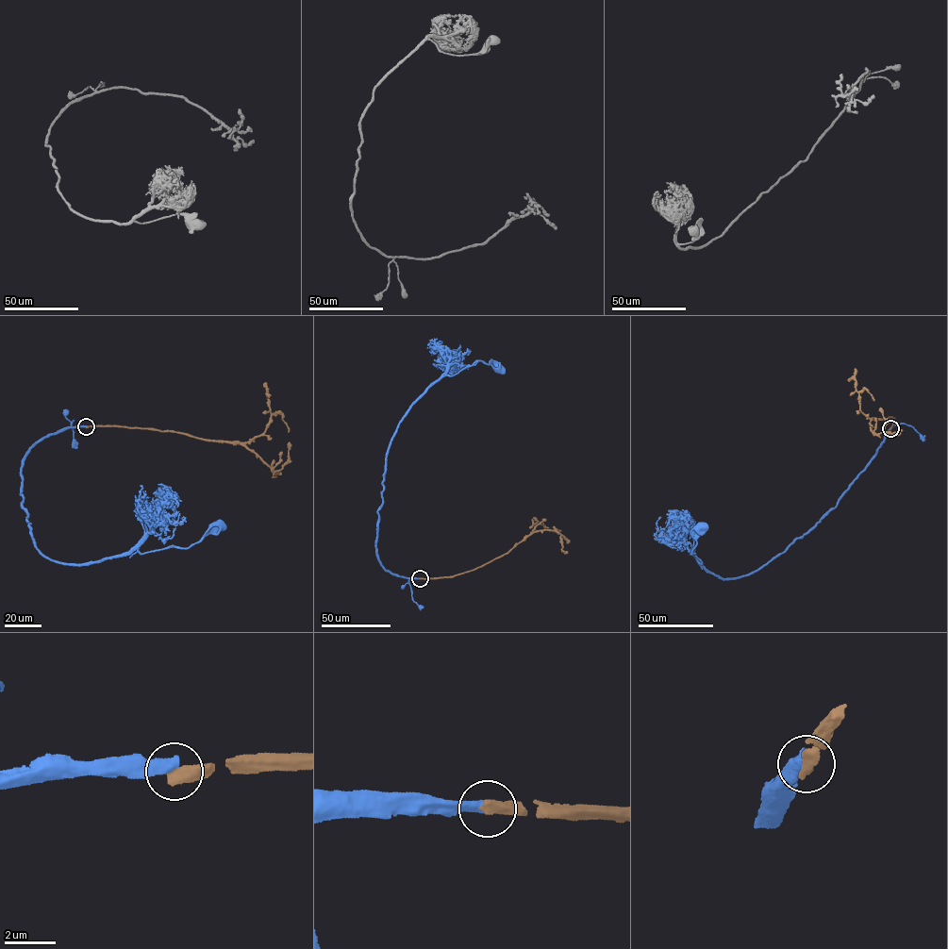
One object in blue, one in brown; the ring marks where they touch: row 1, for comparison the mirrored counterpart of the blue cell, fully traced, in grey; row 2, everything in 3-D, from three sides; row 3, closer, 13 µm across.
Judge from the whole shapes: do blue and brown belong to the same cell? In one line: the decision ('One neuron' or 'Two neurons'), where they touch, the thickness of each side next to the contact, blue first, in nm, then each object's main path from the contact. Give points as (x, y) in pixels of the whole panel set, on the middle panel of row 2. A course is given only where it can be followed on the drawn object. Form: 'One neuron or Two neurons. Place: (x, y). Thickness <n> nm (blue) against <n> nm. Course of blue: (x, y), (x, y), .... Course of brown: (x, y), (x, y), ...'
Two neurons. Place: (420, 578). Thickness 460 nm (blue) against 500 nm. Course of blue: (420, 578), (391, 574), (376, 553), (390, 441), (408, 408), (445, 374), (453, 375), (480, 360), (499, 369). Course of brown: (420, 578), (453, 577), (474, 570), (507, 554), (534, 532), (554, 530), (563, 537)

